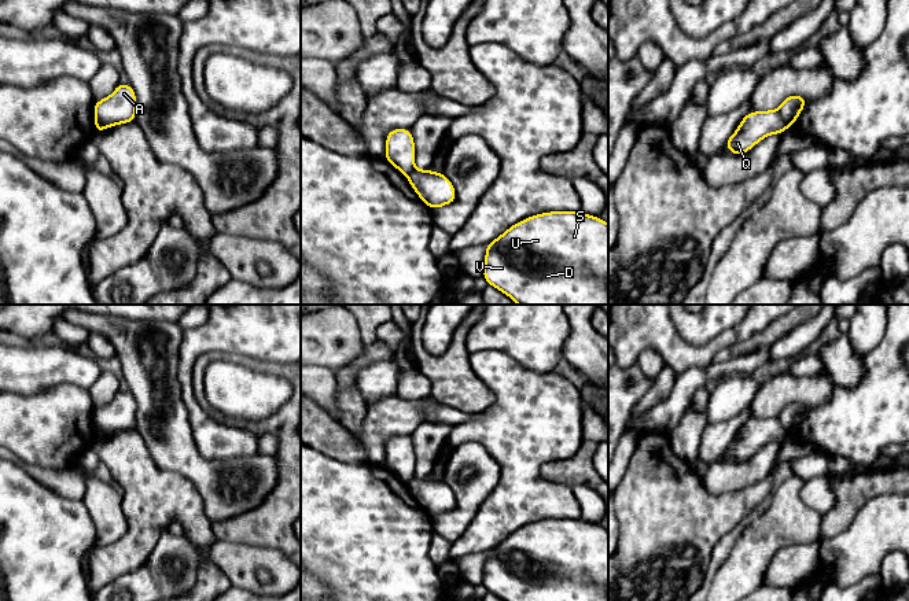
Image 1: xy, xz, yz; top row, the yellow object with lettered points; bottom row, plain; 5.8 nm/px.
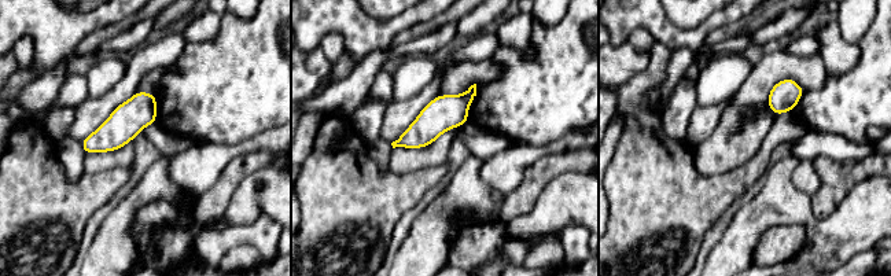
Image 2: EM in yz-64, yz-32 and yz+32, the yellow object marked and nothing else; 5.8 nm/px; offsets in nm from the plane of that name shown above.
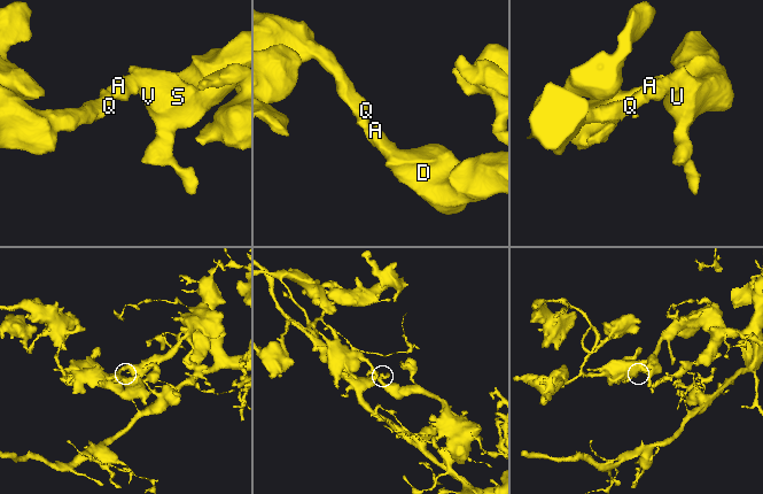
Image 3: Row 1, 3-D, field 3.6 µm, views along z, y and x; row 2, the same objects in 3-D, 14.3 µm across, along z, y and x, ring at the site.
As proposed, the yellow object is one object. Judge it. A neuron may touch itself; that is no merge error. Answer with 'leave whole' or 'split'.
split

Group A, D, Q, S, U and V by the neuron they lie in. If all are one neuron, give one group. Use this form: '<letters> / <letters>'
A D S U V / Q

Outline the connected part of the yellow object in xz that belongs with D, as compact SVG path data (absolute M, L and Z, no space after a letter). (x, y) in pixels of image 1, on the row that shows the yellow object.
M581 210L525 218L486 244L482 277L518 305L608 305L608 224Z

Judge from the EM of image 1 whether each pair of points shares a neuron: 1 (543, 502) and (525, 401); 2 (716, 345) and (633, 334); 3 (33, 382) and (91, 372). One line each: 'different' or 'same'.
1: same
2: same
3: same

